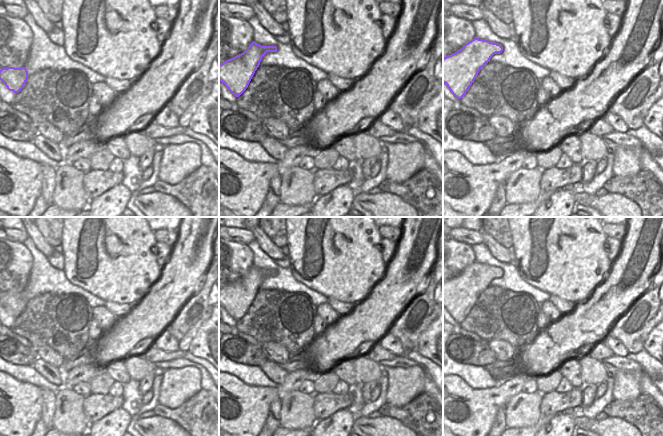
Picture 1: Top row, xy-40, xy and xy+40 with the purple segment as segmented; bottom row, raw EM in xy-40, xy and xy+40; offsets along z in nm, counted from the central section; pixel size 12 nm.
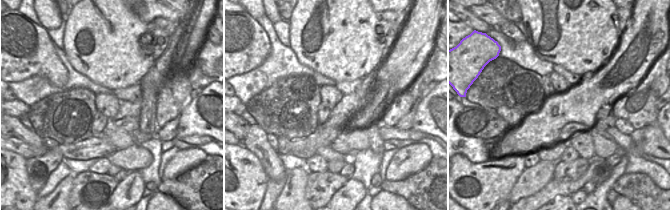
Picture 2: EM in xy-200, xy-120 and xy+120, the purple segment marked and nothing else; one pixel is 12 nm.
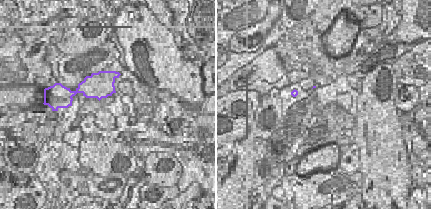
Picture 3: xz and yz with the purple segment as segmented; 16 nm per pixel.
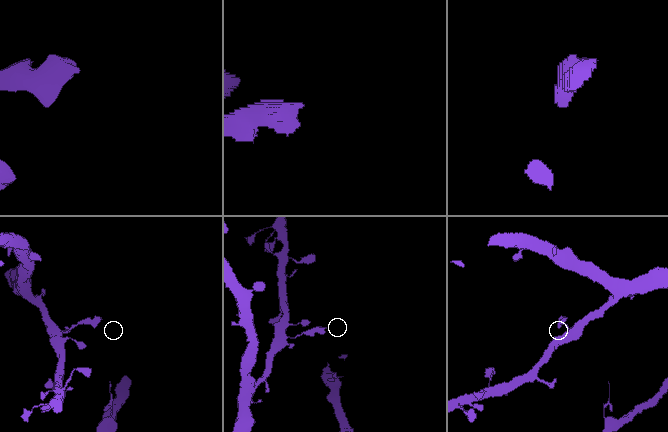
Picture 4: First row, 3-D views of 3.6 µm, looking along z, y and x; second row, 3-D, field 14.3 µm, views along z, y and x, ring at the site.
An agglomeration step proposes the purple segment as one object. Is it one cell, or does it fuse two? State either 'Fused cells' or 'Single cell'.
Fused cells.

